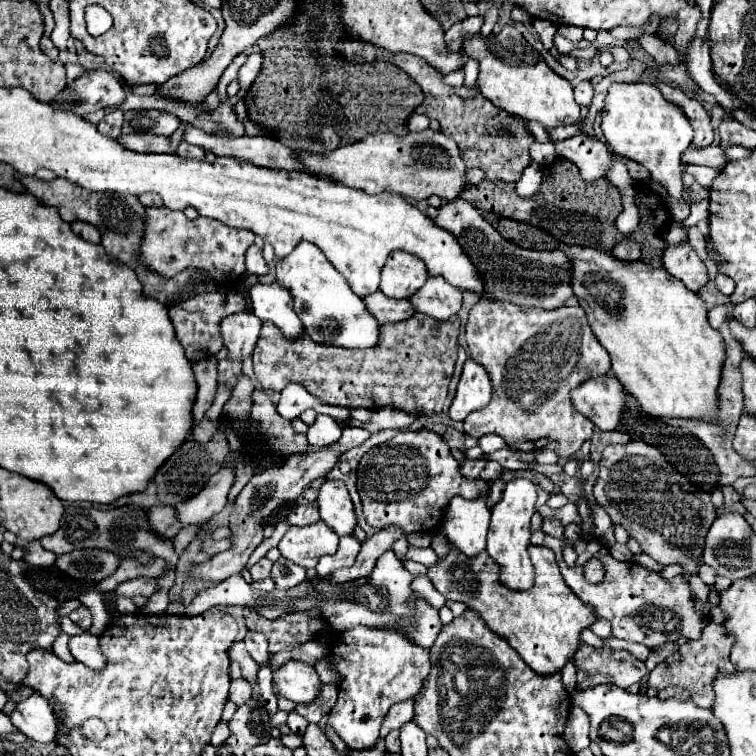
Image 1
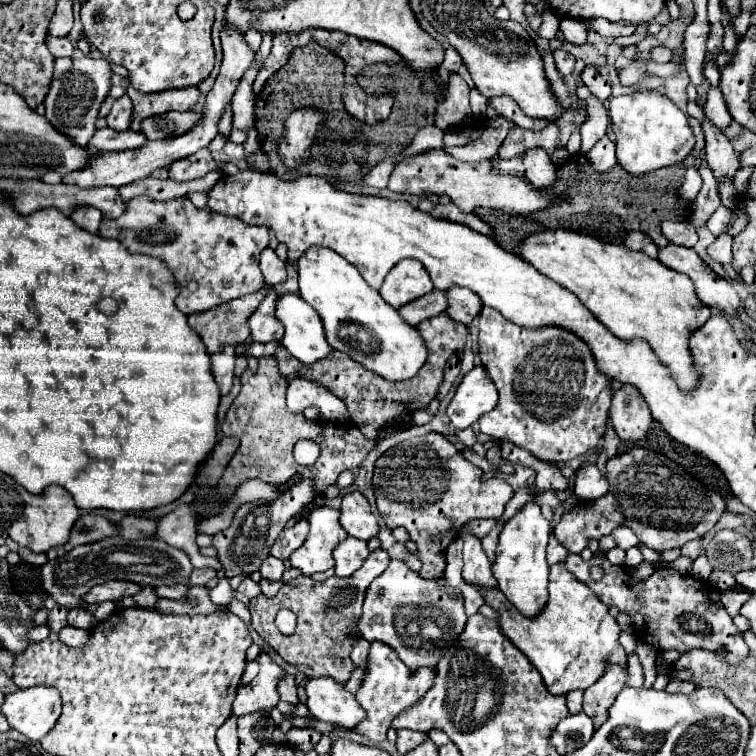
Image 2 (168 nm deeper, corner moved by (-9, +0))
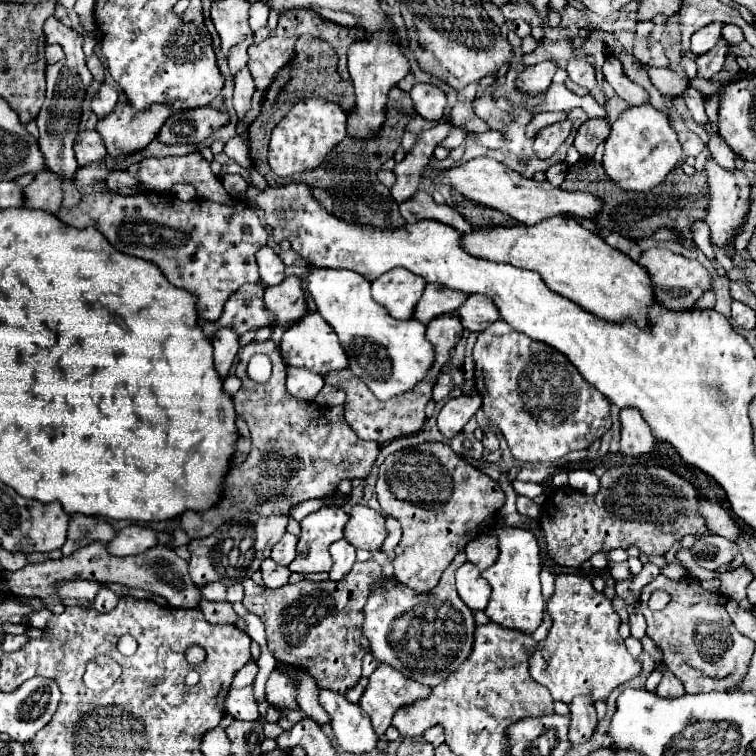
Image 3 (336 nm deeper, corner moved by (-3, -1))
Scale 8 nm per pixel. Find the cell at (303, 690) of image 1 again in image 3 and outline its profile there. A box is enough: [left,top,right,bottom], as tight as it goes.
[318,689,378,753]

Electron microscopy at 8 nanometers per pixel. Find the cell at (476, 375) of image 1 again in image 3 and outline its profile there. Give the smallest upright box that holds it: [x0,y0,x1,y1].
[438,391,482,437]

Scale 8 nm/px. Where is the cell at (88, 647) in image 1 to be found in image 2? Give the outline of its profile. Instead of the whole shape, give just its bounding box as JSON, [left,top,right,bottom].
[58,626,90,648]

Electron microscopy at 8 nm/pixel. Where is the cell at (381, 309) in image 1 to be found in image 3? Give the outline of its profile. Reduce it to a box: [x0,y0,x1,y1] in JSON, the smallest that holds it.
[412,285,466,325]

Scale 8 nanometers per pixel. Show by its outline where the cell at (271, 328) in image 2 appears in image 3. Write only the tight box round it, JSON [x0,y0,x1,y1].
[264,277,306,327]

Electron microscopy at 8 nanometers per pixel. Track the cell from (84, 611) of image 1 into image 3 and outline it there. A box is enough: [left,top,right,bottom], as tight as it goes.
[28,609,52,629]

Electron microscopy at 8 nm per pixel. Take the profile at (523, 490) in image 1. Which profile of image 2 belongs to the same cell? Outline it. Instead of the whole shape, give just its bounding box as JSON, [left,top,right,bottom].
[492,502,550,618]

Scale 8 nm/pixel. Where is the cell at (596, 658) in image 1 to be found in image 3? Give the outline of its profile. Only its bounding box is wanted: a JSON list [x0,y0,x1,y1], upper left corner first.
[570,695,598,745]

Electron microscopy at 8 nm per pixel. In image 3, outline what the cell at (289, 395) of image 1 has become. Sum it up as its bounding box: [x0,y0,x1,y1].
[286,367,324,401]

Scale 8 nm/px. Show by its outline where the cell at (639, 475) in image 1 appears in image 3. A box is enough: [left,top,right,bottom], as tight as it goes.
[542,465,708,567]

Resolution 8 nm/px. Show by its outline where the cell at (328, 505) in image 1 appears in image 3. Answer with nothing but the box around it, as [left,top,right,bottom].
[344,505,386,551]

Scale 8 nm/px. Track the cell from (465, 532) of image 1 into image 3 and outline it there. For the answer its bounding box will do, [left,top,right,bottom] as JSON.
[456,561,490,609]

